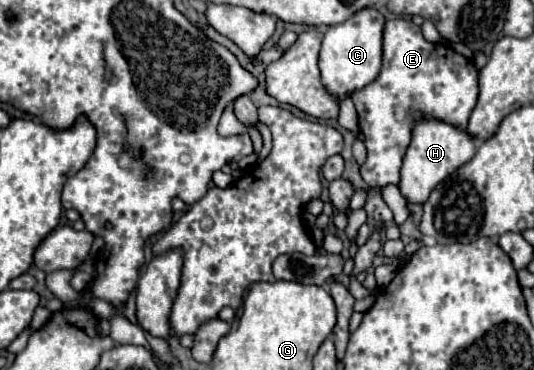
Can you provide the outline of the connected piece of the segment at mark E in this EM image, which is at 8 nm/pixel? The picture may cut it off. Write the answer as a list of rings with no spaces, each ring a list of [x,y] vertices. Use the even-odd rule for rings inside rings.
[[[407,18],[387,20],[383,28],[381,74],[375,82],[351,96],[367,146],[367,162],[361,166],[361,176],[367,186],[381,188],[385,184],[399,184],[401,160],[413,138],[413,126],[421,118],[437,118],[465,130],[477,94],[477,68],[471,60],[457,54],[451,46],[427,42],[421,28]]]

